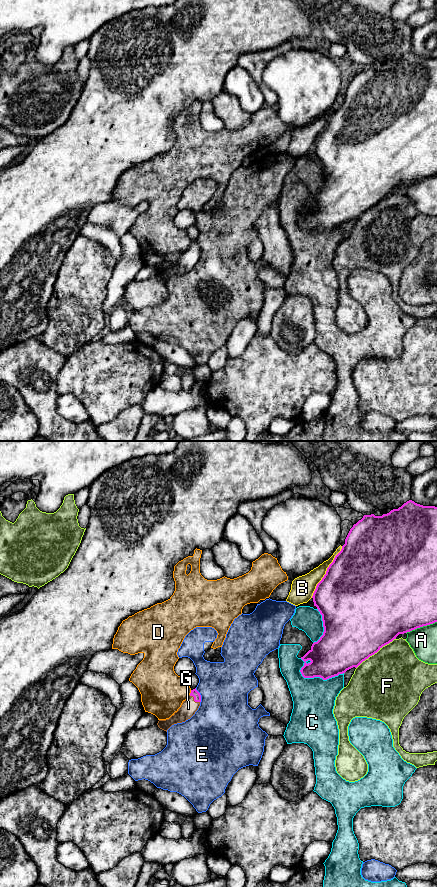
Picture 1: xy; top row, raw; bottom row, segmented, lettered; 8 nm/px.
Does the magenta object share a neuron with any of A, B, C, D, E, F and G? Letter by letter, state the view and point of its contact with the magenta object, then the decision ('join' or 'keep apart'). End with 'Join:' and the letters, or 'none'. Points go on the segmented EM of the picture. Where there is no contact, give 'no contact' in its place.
A: meets magenta in xy at (421, 626); keep apart
B: meets magenta in xy at (326, 572); keep apart
C: meets magenta in xy at (314, 676); keep apart
D: meets magenta in xy at (191, 692); keep apart
E: meets magenta in xy at (200, 695); keep apart
F: meets magenta in xy at (375, 652); keep apart
G: meets magenta in xy at (194, 699); join
Join: G

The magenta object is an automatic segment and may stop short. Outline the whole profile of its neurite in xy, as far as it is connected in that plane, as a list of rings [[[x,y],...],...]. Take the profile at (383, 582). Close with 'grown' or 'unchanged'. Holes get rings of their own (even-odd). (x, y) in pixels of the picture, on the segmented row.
[[[412,500],[407,501],[398,509],[393,509],[382,516],[364,515],[350,529],[345,544],[327,568],[326,574],[317,584],[313,593],[314,606],[322,615],[324,632],[317,642],[301,659],[305,662],[300,672],[304,678],[320,677],[323,680],[338,676],[347,670],[357,668],[363,661],[377,653],[383,646],[389,644],[399,634],[404,634],[417,628],[437,622],[437,507],[423,506]]] | unchanged

